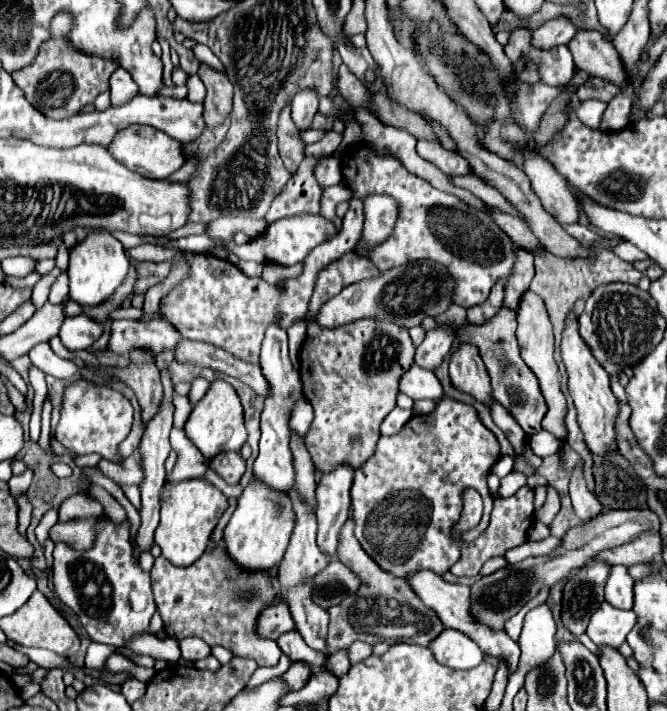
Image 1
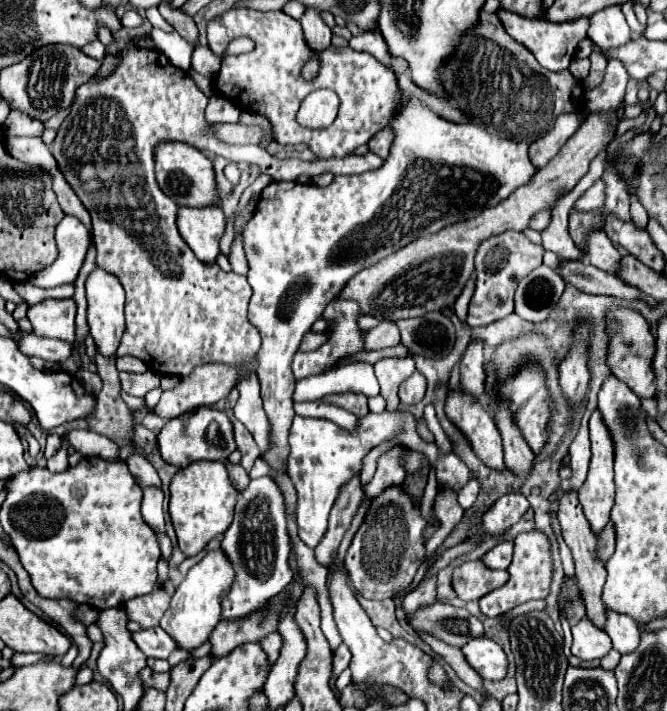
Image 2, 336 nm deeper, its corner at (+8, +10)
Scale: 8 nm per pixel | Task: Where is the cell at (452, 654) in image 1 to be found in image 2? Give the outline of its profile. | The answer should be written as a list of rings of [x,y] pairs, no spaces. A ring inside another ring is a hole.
[[[476,638],[462,646],[462,652],[470,666],[484,680],[502,680],[508,674],[508,658],[506,652],[490,638]]]

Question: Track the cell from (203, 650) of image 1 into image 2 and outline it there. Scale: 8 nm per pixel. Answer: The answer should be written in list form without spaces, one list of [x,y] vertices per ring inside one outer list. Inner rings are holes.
[[[160,626],[138,630],[132,634],[132,640],[148,658],[168,658],[176,648],[176,642]]]

